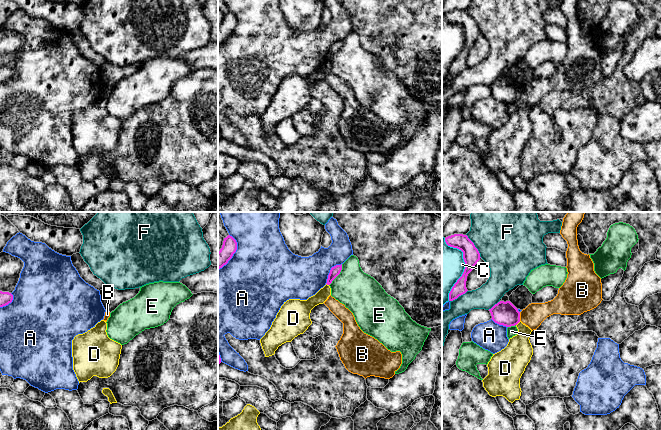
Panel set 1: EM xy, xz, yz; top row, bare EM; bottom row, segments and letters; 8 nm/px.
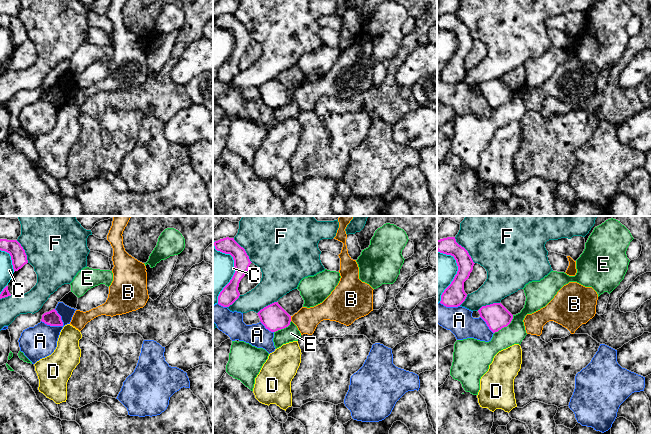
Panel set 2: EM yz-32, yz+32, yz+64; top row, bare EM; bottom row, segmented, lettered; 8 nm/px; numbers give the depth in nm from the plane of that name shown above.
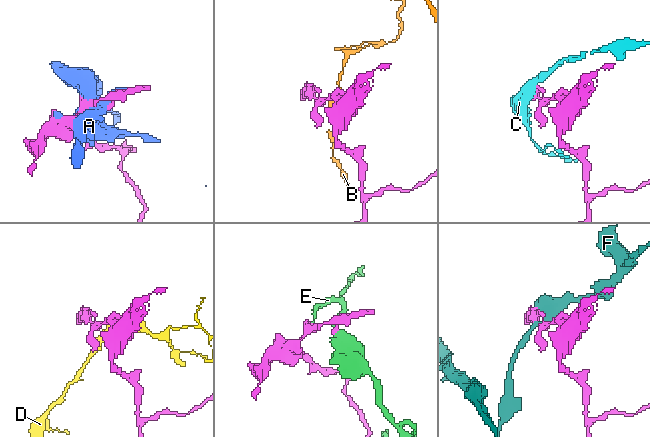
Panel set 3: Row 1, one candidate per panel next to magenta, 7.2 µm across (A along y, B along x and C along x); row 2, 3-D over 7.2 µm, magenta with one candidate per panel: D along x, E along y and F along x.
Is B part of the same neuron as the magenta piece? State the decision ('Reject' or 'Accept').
Reject

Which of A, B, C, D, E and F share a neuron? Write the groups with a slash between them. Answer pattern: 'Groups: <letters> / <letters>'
Groups: A / B / C / D / E / F

